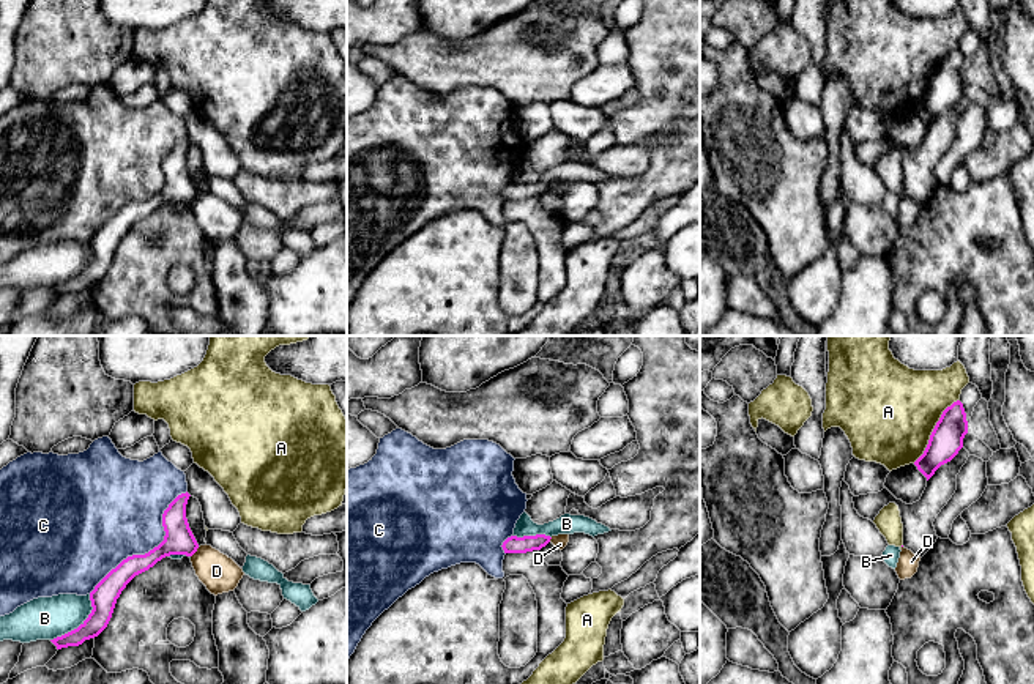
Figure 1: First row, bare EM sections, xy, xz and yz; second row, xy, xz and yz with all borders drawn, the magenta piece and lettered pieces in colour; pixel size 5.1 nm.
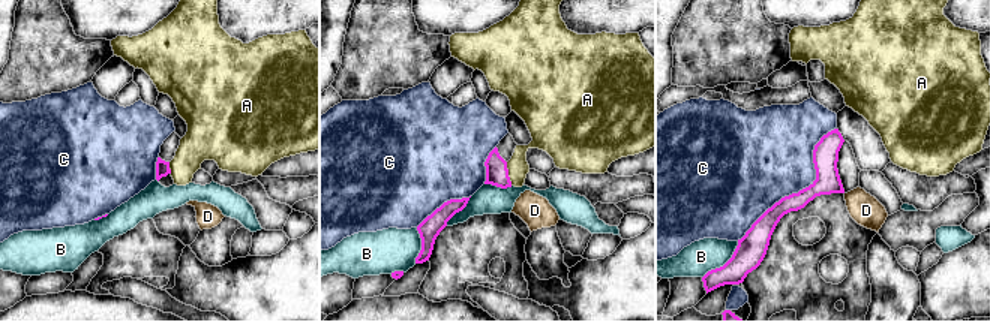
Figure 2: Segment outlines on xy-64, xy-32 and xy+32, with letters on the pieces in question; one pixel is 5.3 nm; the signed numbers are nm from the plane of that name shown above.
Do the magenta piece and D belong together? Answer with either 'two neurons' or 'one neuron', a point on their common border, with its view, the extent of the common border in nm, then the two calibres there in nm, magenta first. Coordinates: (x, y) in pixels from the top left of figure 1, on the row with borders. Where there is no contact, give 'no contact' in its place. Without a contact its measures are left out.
two neurons; meets magenta in xy at (196, 550); contact 70 nm long; 150 nm thick on the magenta side, 190 nm on the other

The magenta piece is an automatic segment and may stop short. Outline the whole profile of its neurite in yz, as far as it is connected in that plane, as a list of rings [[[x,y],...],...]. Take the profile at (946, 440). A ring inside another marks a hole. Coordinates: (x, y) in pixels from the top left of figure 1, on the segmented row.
[[[960,400],[947,407],[936,422],[924,454],[914,462],[917,470],[927,478],[950,462],[963,448],[963,438],[968,433],[968,421]]]

